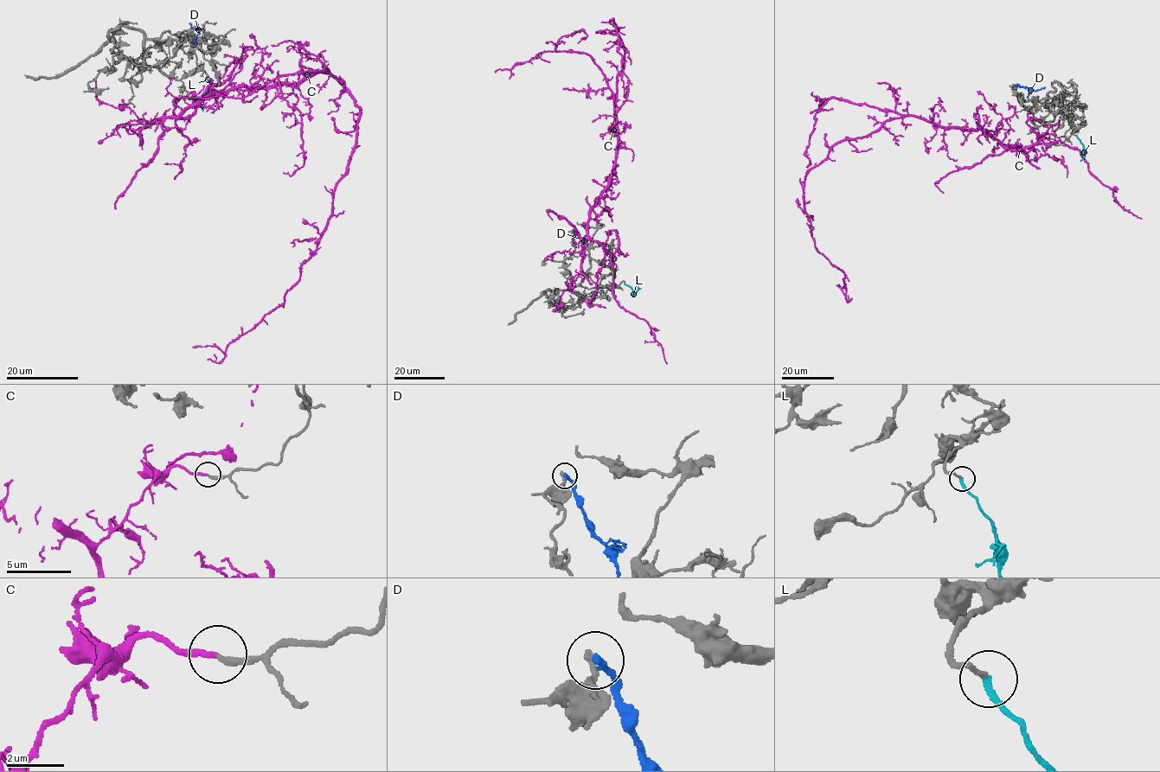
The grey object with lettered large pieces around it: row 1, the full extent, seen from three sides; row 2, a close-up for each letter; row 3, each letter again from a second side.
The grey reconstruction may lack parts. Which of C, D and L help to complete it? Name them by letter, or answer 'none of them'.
L

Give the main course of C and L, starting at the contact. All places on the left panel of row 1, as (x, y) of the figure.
C: (124, 104), (150, 124), (208, 95), (321, 72), (361, 109), (332, 217), (300, 279), (224, 352), (193, 347)
L: (206, 77), (209, 86), (202, 104), (202, 111)

